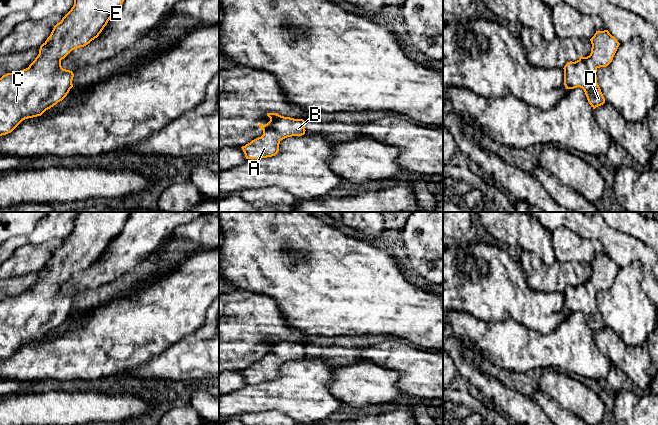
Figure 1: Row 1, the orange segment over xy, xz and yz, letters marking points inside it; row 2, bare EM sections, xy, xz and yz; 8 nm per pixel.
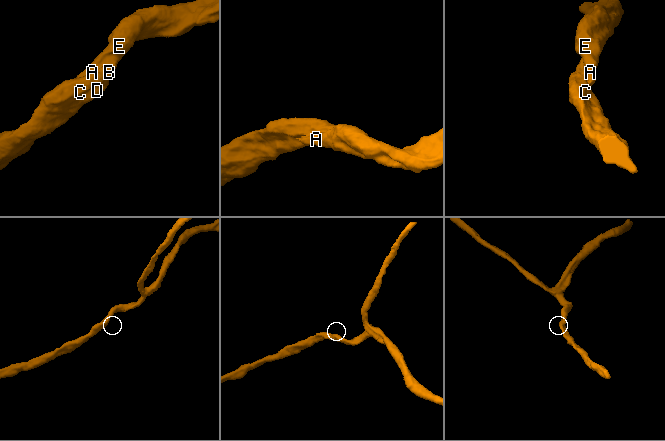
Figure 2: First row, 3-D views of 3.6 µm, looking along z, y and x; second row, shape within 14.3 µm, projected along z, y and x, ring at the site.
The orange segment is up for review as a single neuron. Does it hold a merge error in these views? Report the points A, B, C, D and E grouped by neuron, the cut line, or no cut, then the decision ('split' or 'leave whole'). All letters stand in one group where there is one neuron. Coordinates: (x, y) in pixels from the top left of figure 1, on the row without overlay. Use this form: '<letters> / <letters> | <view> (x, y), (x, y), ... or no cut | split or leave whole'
A B C D E | no cut | leave whole

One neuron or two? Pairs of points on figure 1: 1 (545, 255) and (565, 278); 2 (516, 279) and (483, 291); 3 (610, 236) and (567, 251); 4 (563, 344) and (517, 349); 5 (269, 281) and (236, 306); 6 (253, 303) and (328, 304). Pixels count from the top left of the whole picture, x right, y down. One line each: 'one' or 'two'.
1: two
2: one
3: two
4: one
5: two
6: two

